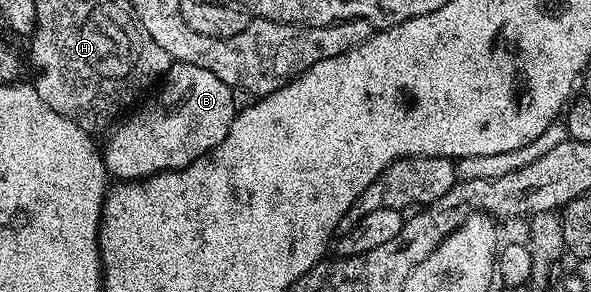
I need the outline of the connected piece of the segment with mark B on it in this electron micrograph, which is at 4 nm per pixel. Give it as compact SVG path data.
M173 62L160 86L161 94L155 95L146 106L138 105L128 117L118 121L112 127L108 135L110 138L106 140L105 146L103 142L105 169L121 182L140 182L143 178L162 174L165 170L182 170L187 164L211 152L225 139L231 128L235 113L234 87L223 84L223 80L215 76L215 72L207 72L207 68L199 68L199 64Z

